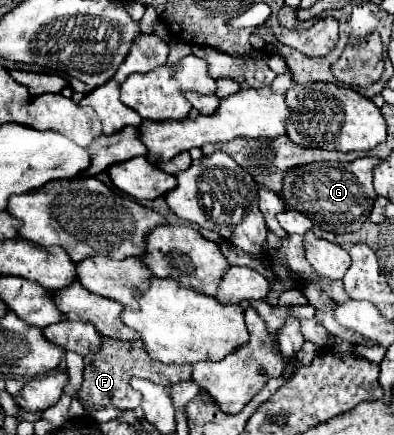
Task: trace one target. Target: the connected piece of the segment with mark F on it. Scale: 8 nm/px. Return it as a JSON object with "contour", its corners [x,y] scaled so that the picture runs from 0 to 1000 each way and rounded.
{"contour":[[[259,775],[254,802],[234,816],[213,821],[213,876],[193,903],[203,922],[218,922],[223,936],[259,936],[259,931],[289,931],[299,940],[340,940],[345,936],[345,899],[330,890],[335,867],[360,867],[386,880],[431,890],[452,876],[482,871],[487,839],[411,839],[376,821],[376,811],[360,802],[355,784],[305,784],[305,779],[269,779]]]}

